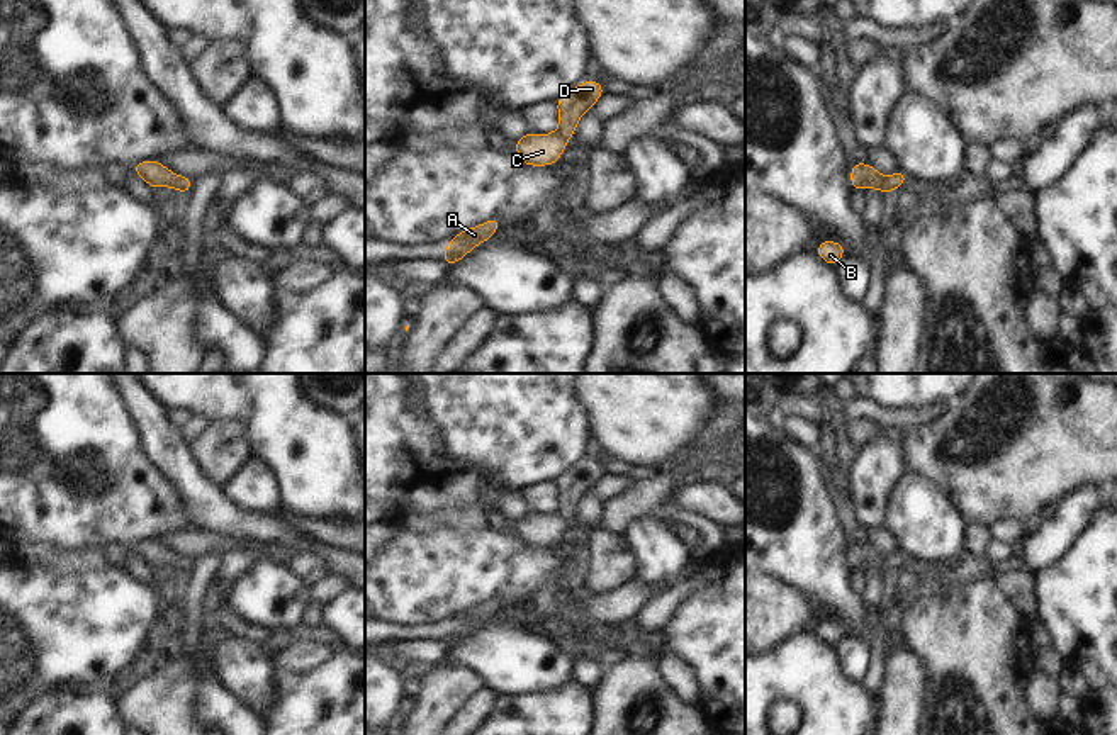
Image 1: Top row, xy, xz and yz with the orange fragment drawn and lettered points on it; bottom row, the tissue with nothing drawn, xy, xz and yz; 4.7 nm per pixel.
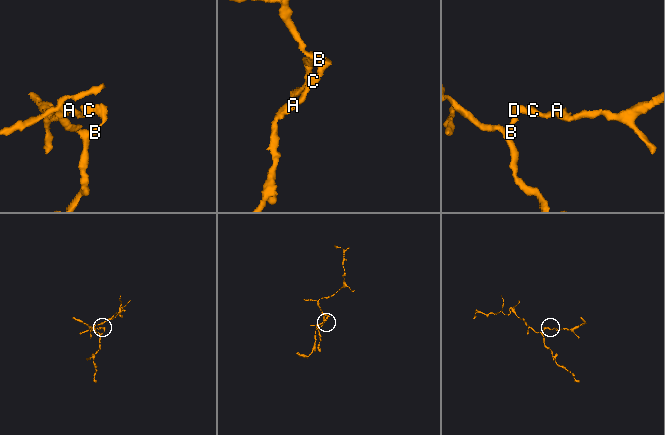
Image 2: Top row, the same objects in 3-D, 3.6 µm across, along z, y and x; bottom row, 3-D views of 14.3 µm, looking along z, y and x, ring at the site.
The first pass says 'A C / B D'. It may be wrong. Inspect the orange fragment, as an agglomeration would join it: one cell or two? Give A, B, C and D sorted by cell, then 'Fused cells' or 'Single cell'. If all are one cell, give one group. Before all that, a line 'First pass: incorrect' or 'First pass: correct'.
First pass: incorrect
Groups: A B C D. Single cell.

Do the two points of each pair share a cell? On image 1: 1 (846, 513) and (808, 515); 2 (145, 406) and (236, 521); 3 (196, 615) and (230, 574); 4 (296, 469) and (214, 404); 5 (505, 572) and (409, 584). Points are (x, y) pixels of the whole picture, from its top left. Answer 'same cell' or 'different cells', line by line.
1: different cells
2: same cell
3: different cells
4: same cell
5: same cell

